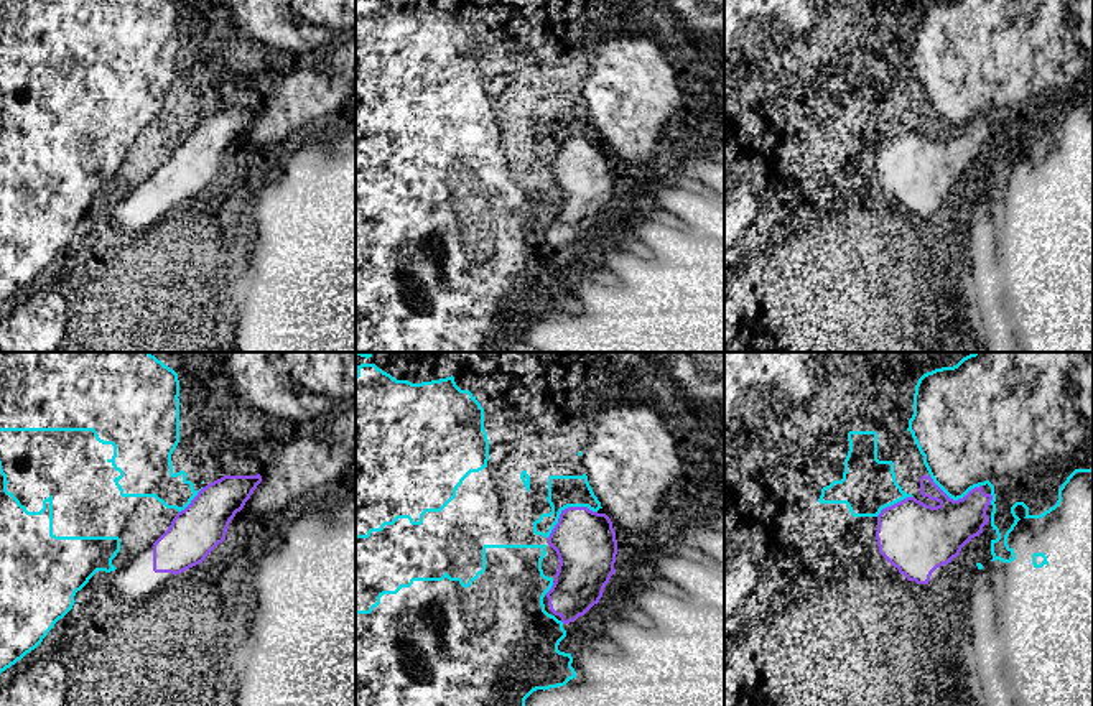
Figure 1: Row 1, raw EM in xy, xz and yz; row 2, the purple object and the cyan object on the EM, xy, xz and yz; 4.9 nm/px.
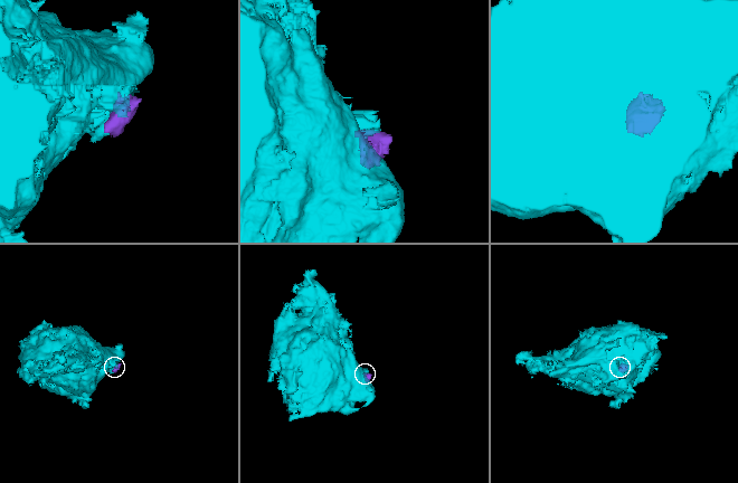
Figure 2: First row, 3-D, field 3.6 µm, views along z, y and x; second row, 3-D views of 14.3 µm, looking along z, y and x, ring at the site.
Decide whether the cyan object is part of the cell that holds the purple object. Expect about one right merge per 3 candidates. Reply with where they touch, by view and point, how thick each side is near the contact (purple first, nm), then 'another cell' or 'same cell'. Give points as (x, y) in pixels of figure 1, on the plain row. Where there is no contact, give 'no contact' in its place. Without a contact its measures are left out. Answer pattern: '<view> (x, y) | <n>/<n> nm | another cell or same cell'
xz (568, 139) | 300/160 nm | another cell

